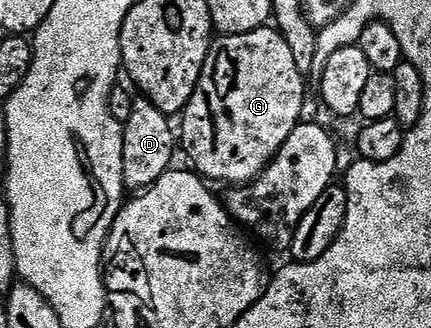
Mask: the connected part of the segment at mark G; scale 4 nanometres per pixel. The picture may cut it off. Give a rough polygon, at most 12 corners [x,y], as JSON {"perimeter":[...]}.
{"perimeter":[[277,29],[215,37],[180,146],[254,181],[303,121]]}

